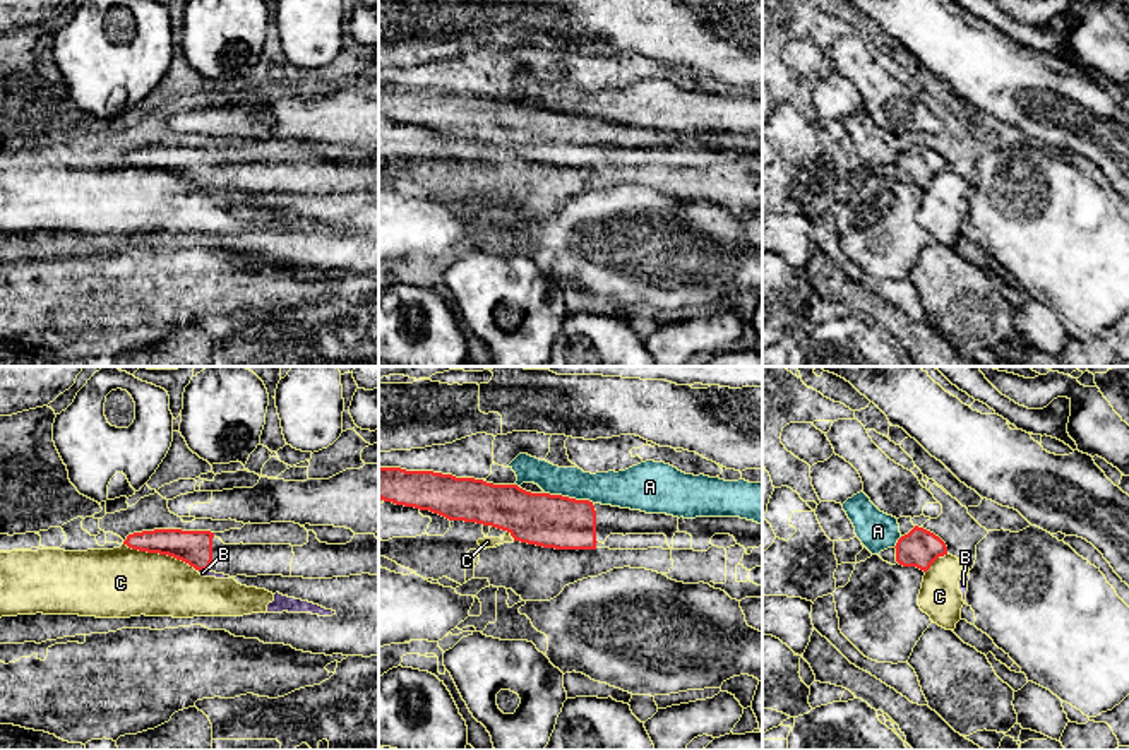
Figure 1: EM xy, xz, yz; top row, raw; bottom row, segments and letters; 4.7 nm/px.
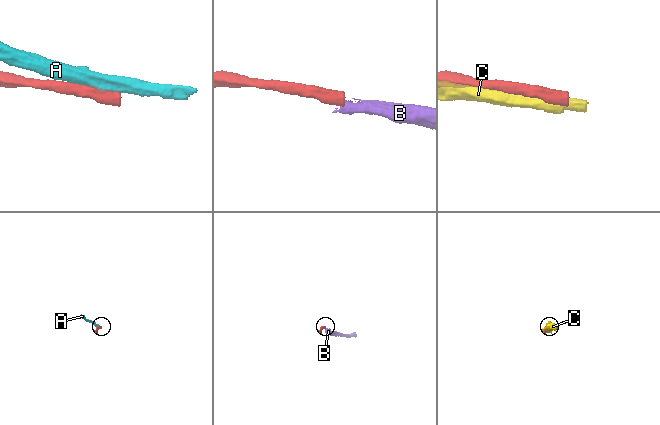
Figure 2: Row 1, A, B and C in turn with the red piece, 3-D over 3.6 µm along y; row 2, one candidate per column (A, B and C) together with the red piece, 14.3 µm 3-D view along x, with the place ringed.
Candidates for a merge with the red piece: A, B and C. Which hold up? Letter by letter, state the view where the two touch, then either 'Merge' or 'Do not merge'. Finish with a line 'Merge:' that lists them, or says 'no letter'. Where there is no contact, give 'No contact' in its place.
A: Touches red in xz. Do not merge
B: Touches red in xy. Do not merge
C: Touches red in xy. Do not merge
Merge: no letter

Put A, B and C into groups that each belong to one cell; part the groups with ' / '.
A / B C

